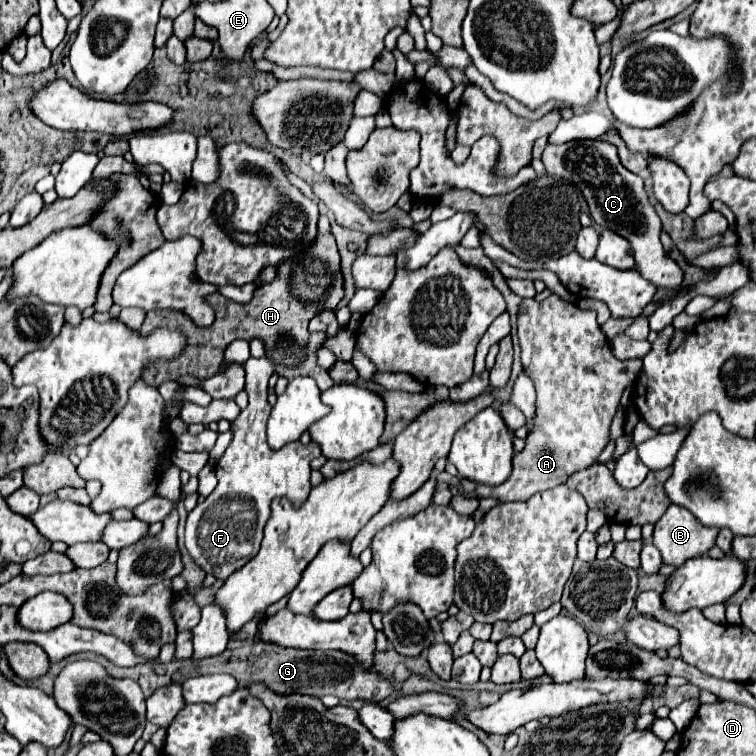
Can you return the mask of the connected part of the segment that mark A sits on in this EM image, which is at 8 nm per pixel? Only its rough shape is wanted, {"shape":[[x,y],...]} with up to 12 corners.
{"shape":[[556,294],[522,300],[522,368],[538,414],[500,486],[528,500],[594,464],[622,392],[596,322]]}

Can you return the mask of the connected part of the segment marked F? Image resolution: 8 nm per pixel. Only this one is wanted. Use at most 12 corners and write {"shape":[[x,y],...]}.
{"shape":[[266,358],[230,426],[218,486],[188,514],[186,548],[226,580],[258,554],[272,498],[308,498],[314,442],[266,444]]}

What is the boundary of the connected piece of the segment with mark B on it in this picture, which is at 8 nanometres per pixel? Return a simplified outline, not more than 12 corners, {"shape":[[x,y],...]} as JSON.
{"shape":[[670,504],[654,524],[652,544],[678,568],[716,544],[708,528]]}

